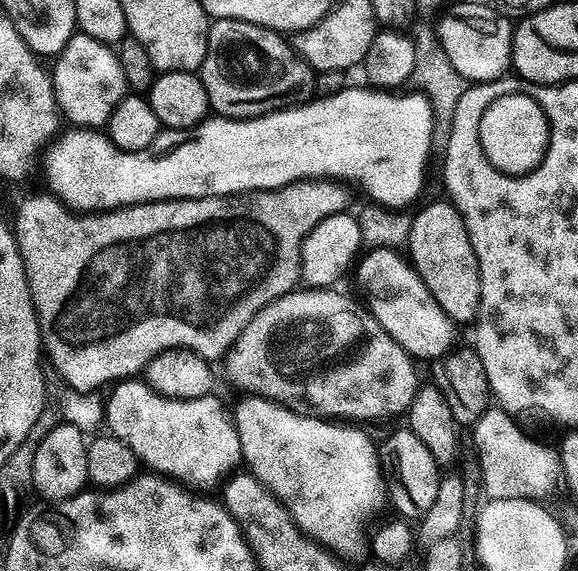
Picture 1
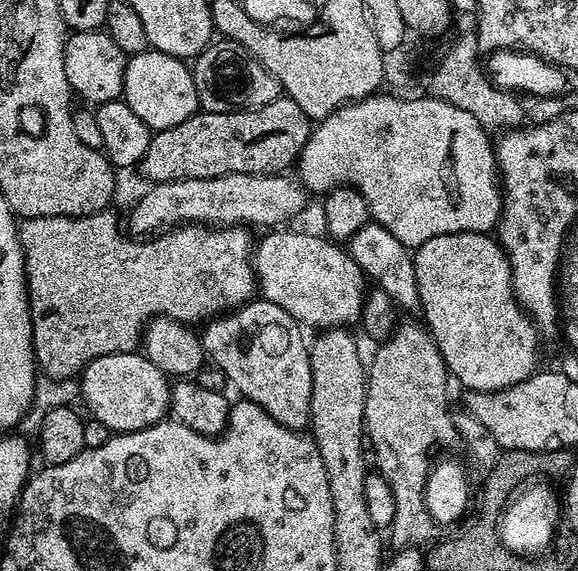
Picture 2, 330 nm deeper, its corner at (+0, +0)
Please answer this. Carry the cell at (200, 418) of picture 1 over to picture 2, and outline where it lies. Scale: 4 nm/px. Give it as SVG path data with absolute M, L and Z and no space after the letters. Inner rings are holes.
M139 351L115 352L102 358L94 358L94 362L90 362L80 373L78 389L82 402L84 400L85 406L88 407L87 415L102 422L102 426L109 428L114 434L149 428L151 424L165 419L170 412L170 380L165 369L154 366L154 362L150 362Z

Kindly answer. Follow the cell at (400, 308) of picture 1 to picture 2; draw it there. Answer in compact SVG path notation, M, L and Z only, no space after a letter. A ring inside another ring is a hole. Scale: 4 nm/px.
M272 230L267 234L261 235L264 237L262 237L261 240L259 237L258 243L254 248L254 267L256 270L256 279L258 281L258 288L262 293L263 299L274 302L278 306L282 306L282 310L289 312L289 314L293 316L301 325L307 326L307 324L309 324L310 327L316 328L315 330L327 330L330 328L352 326L352 324L355 325L360 319L360 311L364 305L364 298L366 295L366 277L364 275L364 271L348 257L347 251L345 251L339 243L333 242L331 239L325 238L323 235L320 235L320 237L311 236L308 232L284 231L288 230Z

